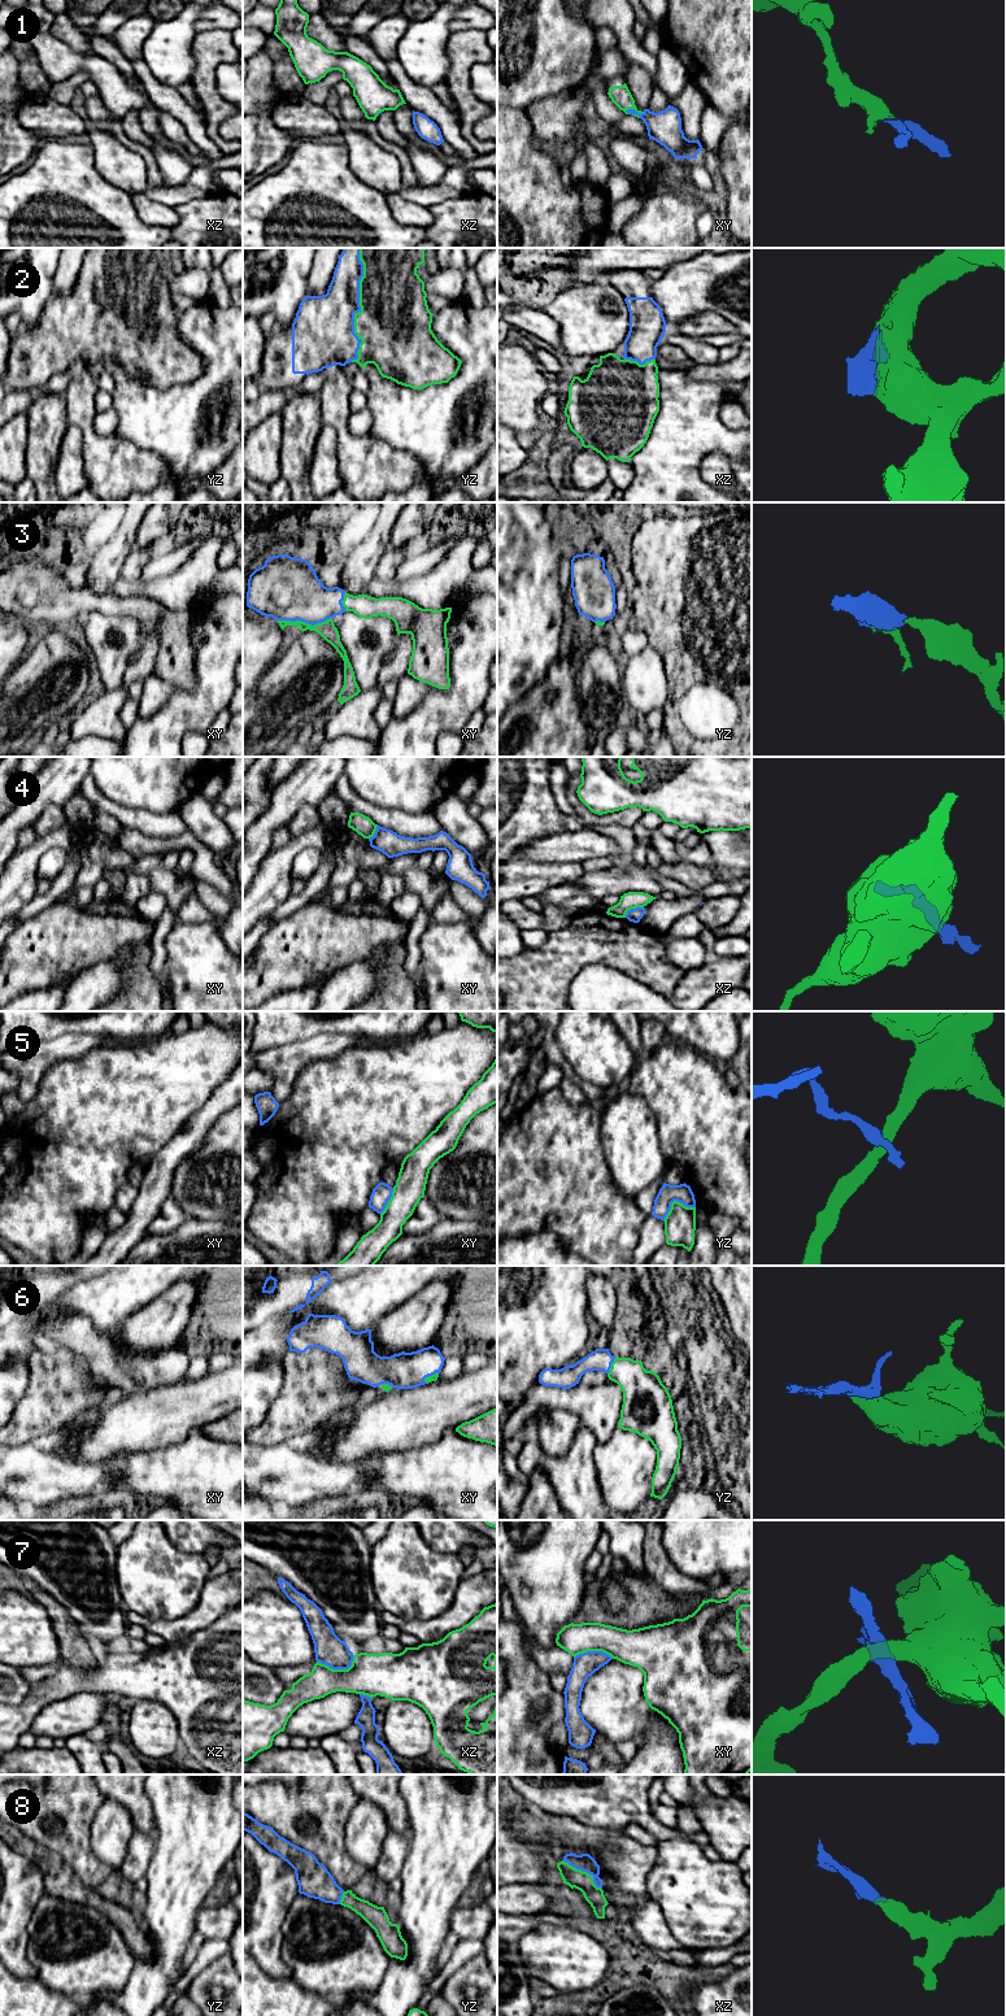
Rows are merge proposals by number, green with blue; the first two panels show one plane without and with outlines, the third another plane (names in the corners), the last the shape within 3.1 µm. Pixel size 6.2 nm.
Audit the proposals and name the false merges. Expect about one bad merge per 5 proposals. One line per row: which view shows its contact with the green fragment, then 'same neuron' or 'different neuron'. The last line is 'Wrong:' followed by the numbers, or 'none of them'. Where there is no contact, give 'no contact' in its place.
1: xy | same neuron
2: yz | same neuron
3: xy | same neuron
4: xz | different neuron
5: yz | different neuron
6: yz | same neuron
7: xz | different neuron
8: xz | same neuron
Wrong: 4, 5, 7

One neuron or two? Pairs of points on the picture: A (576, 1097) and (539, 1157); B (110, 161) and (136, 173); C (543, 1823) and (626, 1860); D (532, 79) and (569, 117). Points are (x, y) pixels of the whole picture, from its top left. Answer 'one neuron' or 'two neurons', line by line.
A: two neurons
B: one neuron
C: one neuron
D: two neurons

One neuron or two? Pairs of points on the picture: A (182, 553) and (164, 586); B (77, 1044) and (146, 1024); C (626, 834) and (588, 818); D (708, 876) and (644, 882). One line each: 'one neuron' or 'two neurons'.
A: two neurons
B: two neurons
C: two neurons
D: one neuron

